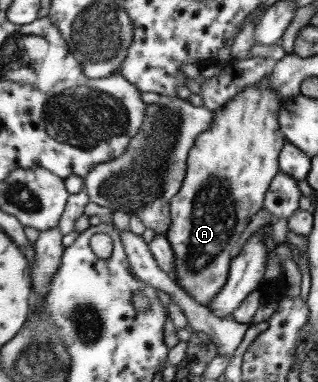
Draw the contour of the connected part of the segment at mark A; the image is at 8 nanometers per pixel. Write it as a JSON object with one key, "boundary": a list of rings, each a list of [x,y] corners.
{"boundary":[[[268,76],[262,77],[262,81],[254,83],[246,87],[244,91],[238,92],[230,101],[225,103],[225,106],[221,109],[221,113],[213,119],[213,125],[210,126],[209,130],[206,130],[204,134],[200,135],[197,139],[196,145],[190,150],[189,153],[189,169],[186,174],[186,183],[182,184],[181,190],[173,197],[171,202],[171,228],[167,233],[167,238],[170,240],[172,247],[175,251],[175,268],[177,273],[175,273],[174,279],[180,287],[184,288],[184,291],[188,295],[192,295],[196,301],[201,304],[210,304],[212,301],[221,294],[222,289],[229,282],[229,275],[231,270],[232,261],[232,249],[242,245],[242,235],[244,231],[248,229],[250,221],[254,219],[254,215],[263,209],[262,207],[262,197],[265,197],[264,193],[267,193],[269,187],[268,183],[273,181],[274,173],[279,171],[279,167],[276,167],[276,157],[280,157],[280,151],[285,143],[285,136],[280,130],[280,109],[281,109],[281,99],[278,97],[277,92],[268,85]]]}

